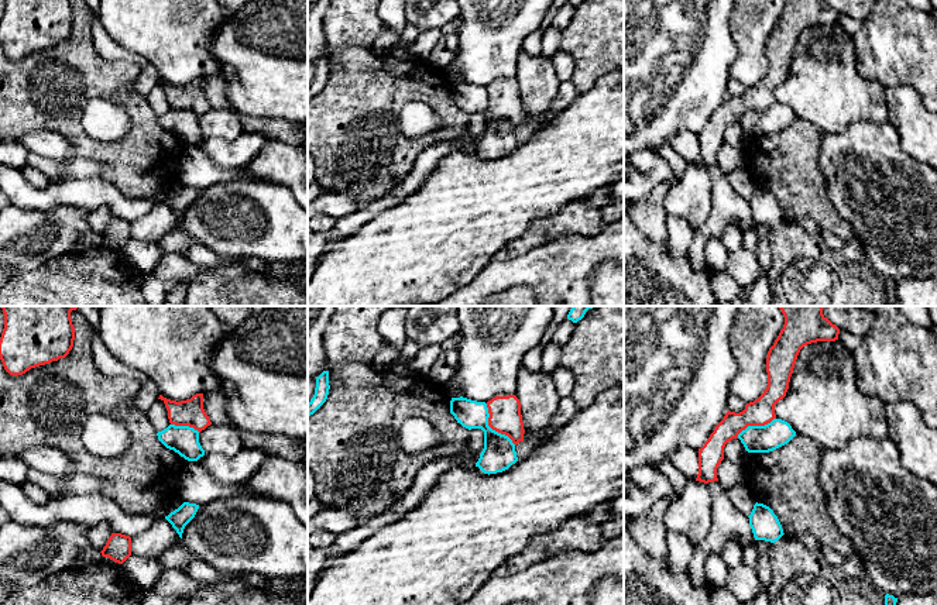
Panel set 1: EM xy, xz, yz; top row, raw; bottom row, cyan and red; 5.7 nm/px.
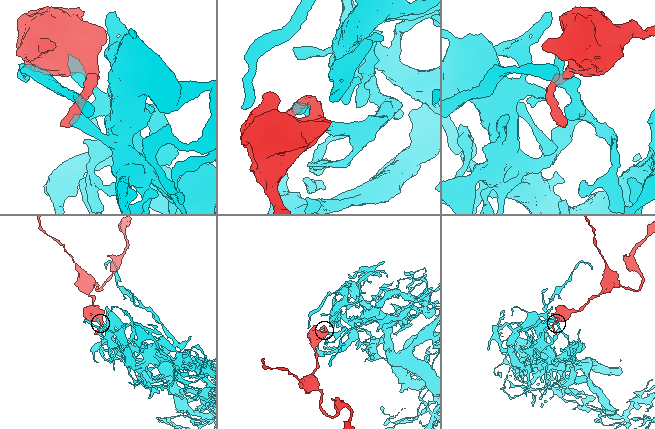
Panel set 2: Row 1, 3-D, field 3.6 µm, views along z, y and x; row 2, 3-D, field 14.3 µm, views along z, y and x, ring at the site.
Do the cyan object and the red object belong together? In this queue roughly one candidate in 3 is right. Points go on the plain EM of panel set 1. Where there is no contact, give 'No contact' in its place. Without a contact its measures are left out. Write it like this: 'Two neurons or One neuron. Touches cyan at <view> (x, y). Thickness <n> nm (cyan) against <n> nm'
Two neurons. Touches cyan at xz (490, 112). Thickness 190 nm (cyan) against 180 nm

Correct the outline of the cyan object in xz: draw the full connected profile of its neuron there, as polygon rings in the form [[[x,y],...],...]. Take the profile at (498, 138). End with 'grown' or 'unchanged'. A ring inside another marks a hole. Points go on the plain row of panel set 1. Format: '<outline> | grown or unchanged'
[[[463,80],[452,82],[450,97],[463,111],[468,114],[481,113],[484,116],[484,133],[476,147],[476,151],[484,158],[502,157],[518,145],[512,124],[488,110],[490,97],[485,86]]] | unchanged

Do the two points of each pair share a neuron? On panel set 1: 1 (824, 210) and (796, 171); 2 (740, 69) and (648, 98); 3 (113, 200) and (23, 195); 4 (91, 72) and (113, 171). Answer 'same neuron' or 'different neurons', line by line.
1: same neuron
2: different neurons
3: same neuron
4: same neuron

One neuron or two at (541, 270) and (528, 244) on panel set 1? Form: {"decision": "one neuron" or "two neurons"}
{"decision": "two neurons"}

